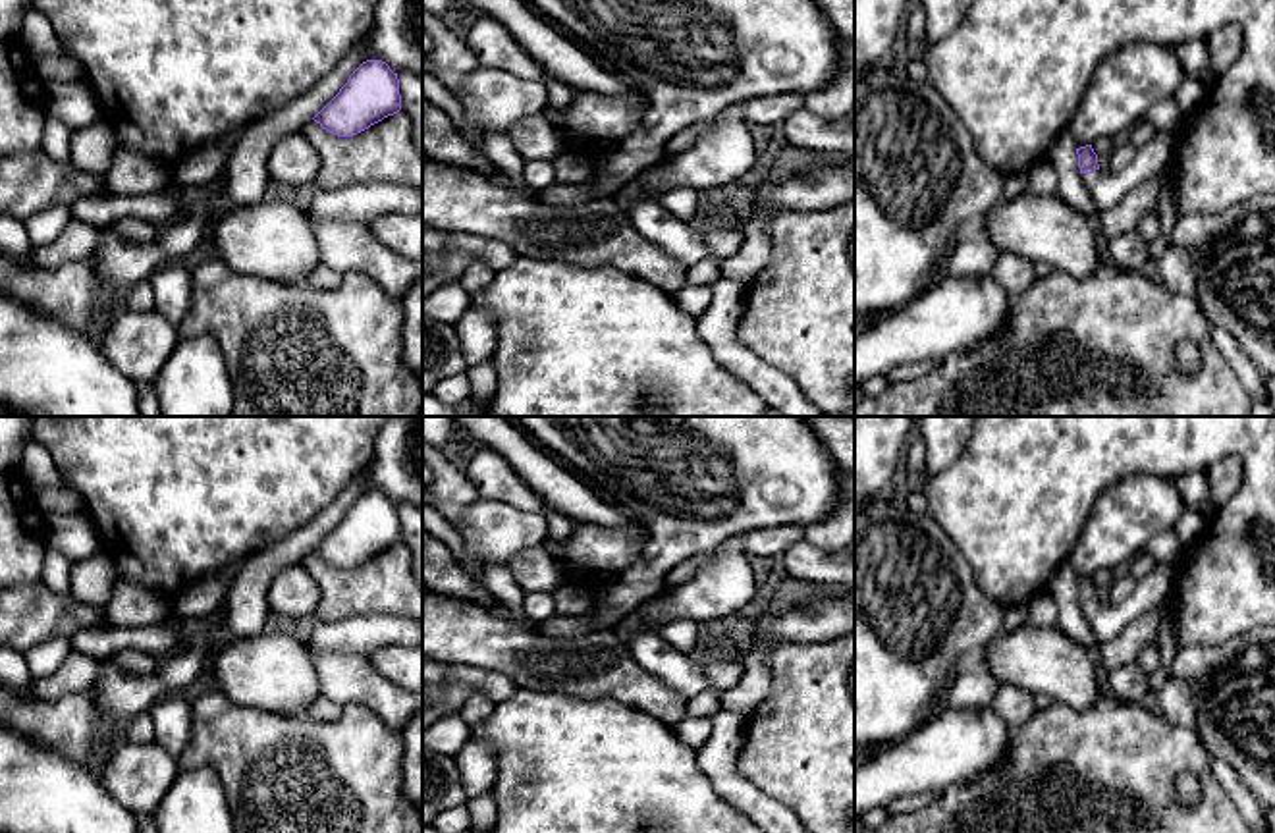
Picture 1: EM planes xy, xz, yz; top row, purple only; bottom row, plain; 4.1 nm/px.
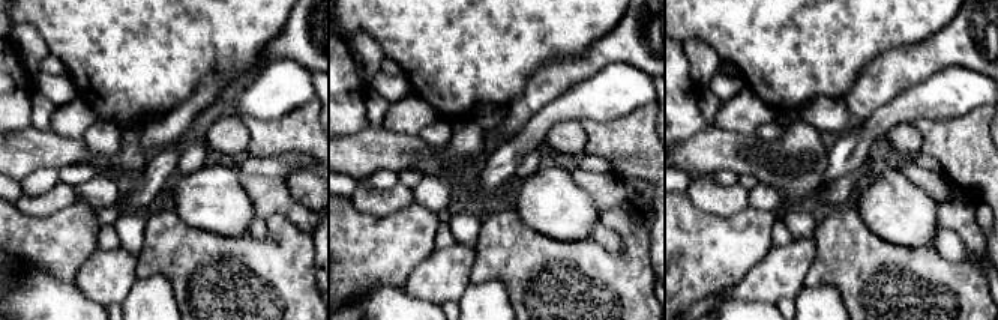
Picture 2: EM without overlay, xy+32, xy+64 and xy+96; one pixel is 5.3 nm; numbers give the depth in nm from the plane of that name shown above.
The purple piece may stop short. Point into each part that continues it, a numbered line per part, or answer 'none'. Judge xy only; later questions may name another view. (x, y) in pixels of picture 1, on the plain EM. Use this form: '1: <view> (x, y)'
none

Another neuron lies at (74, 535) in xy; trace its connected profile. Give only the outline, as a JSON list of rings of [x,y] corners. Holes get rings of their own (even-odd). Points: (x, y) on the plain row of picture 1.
[[[44,511],[44,528],[46,544],[66,555],[71,565],[102,551],[98,532],[87,513]]]

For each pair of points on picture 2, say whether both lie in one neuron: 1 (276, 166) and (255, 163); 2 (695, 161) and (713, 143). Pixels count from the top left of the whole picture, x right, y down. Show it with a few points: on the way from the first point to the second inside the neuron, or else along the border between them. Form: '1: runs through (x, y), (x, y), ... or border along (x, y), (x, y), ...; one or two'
1: runs through (272, 166), (260, 166); one
2: runs through (700, 156), (709, 147); one

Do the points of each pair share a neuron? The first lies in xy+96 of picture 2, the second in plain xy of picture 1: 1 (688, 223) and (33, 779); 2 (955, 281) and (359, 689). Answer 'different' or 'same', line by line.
1: different
2: different

